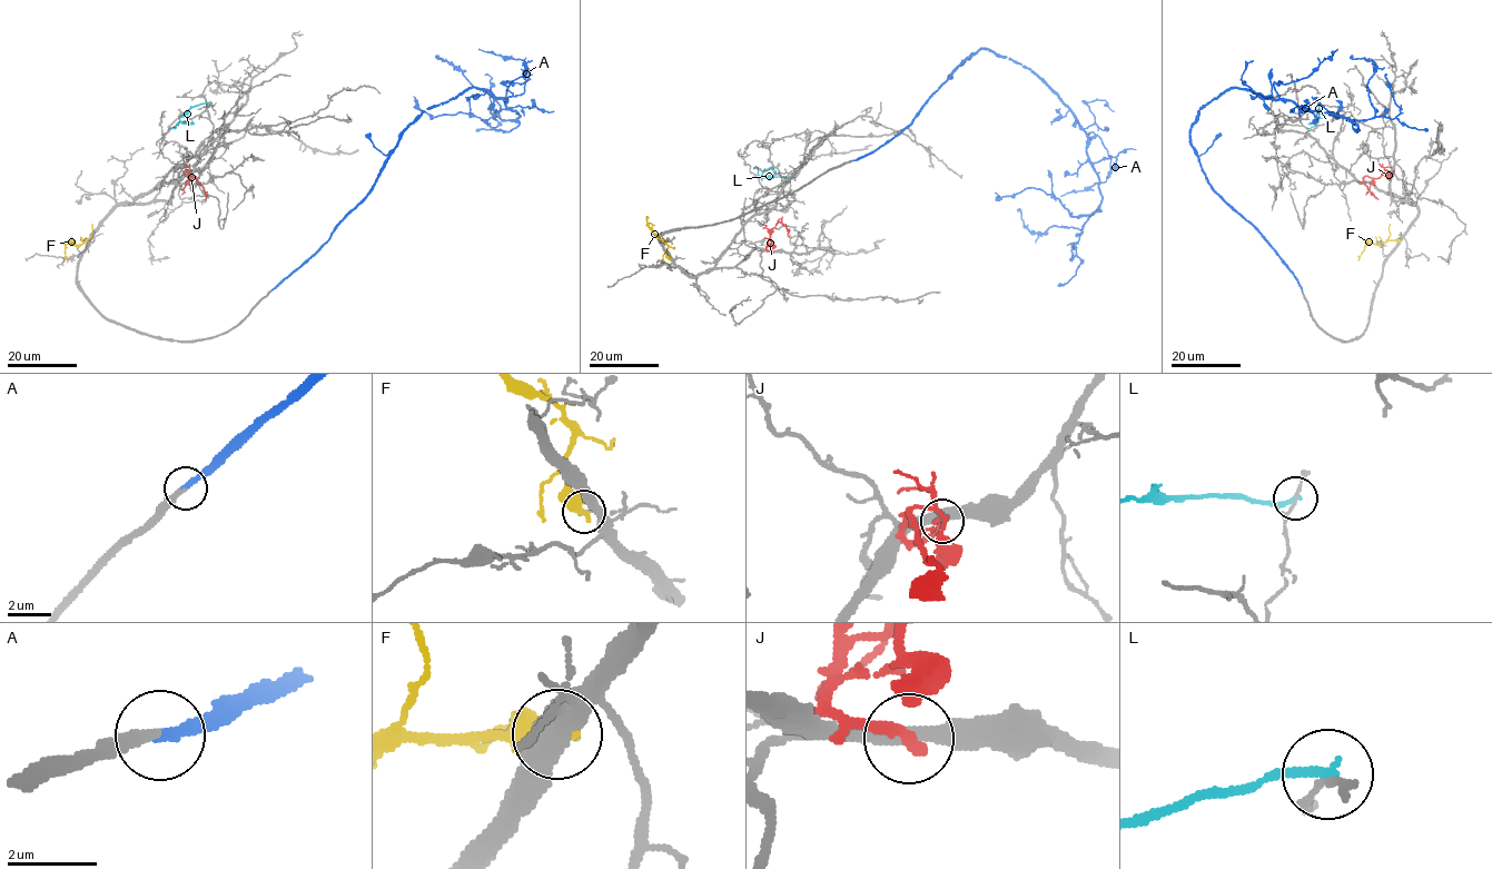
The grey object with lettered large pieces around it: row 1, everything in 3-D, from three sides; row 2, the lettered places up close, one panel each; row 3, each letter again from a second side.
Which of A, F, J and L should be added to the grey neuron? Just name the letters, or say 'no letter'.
A

